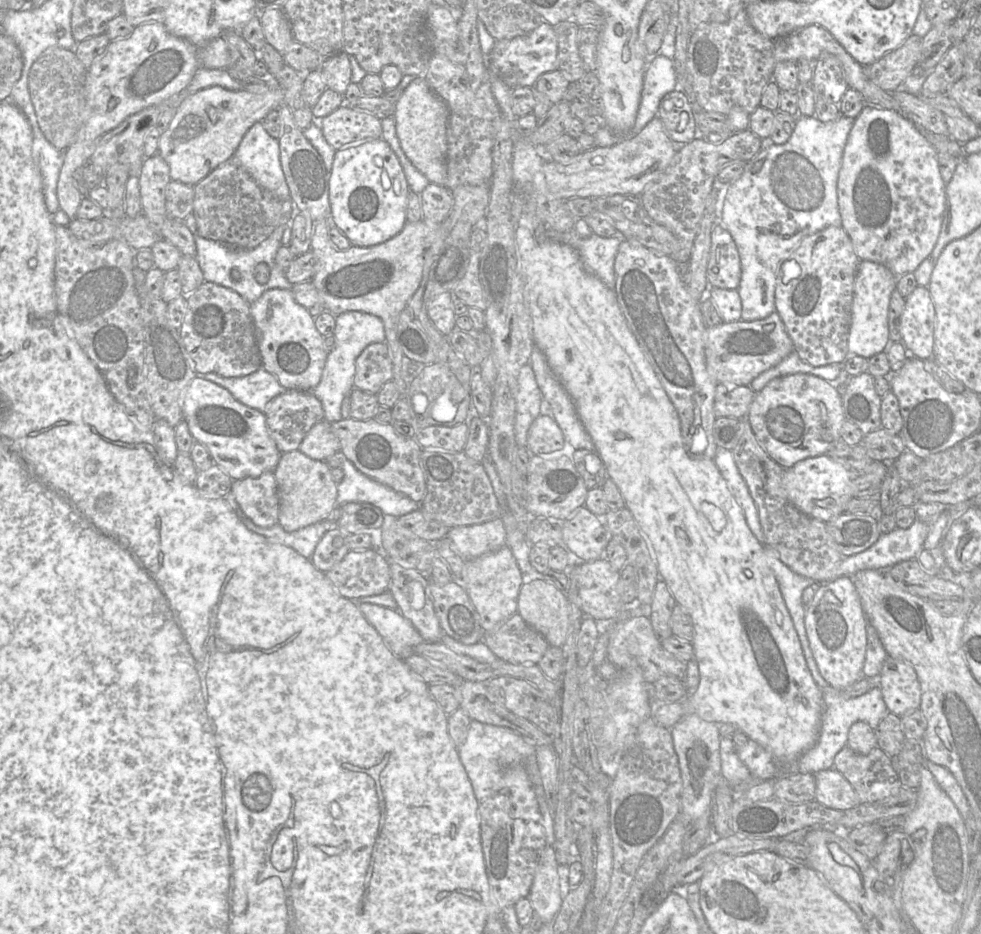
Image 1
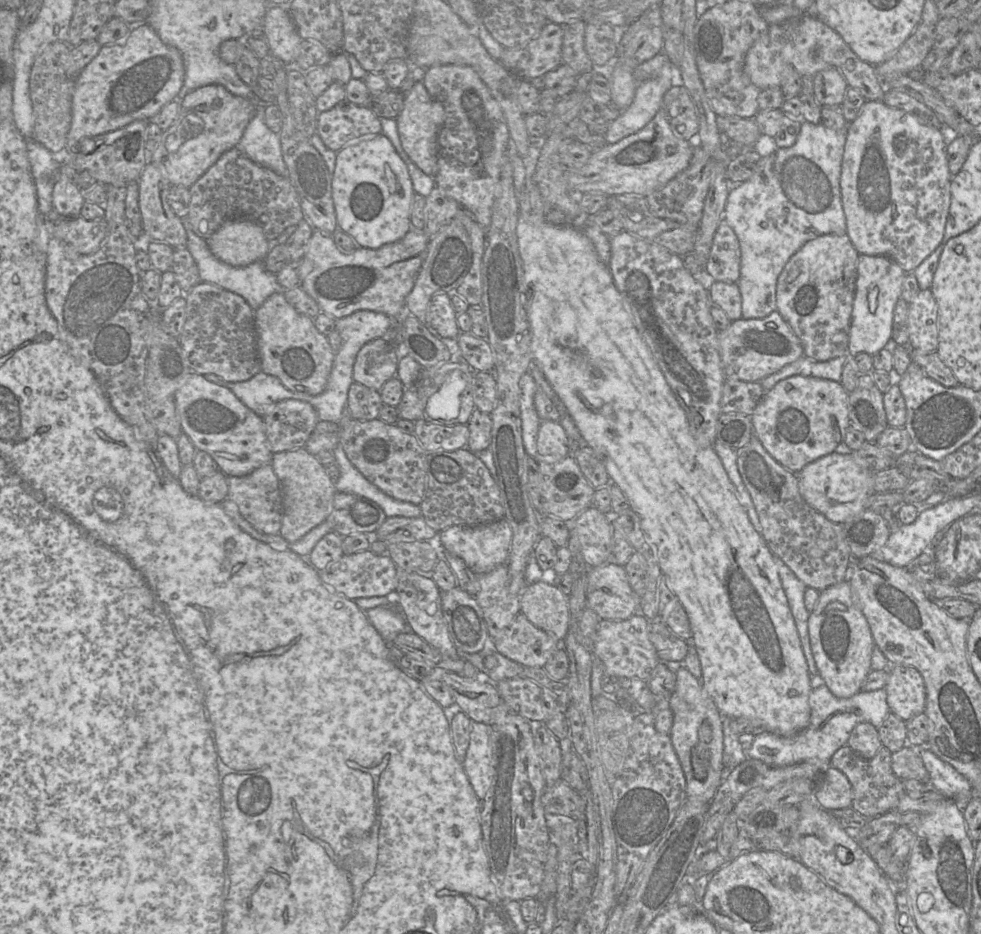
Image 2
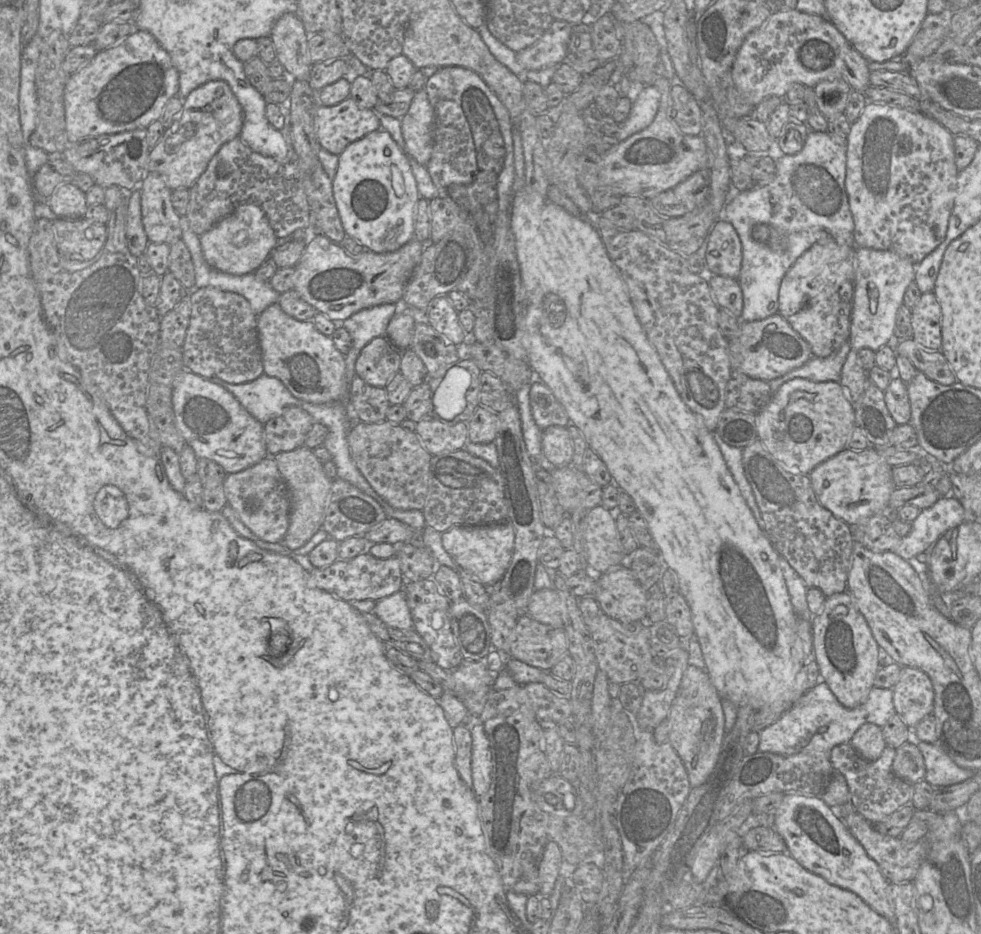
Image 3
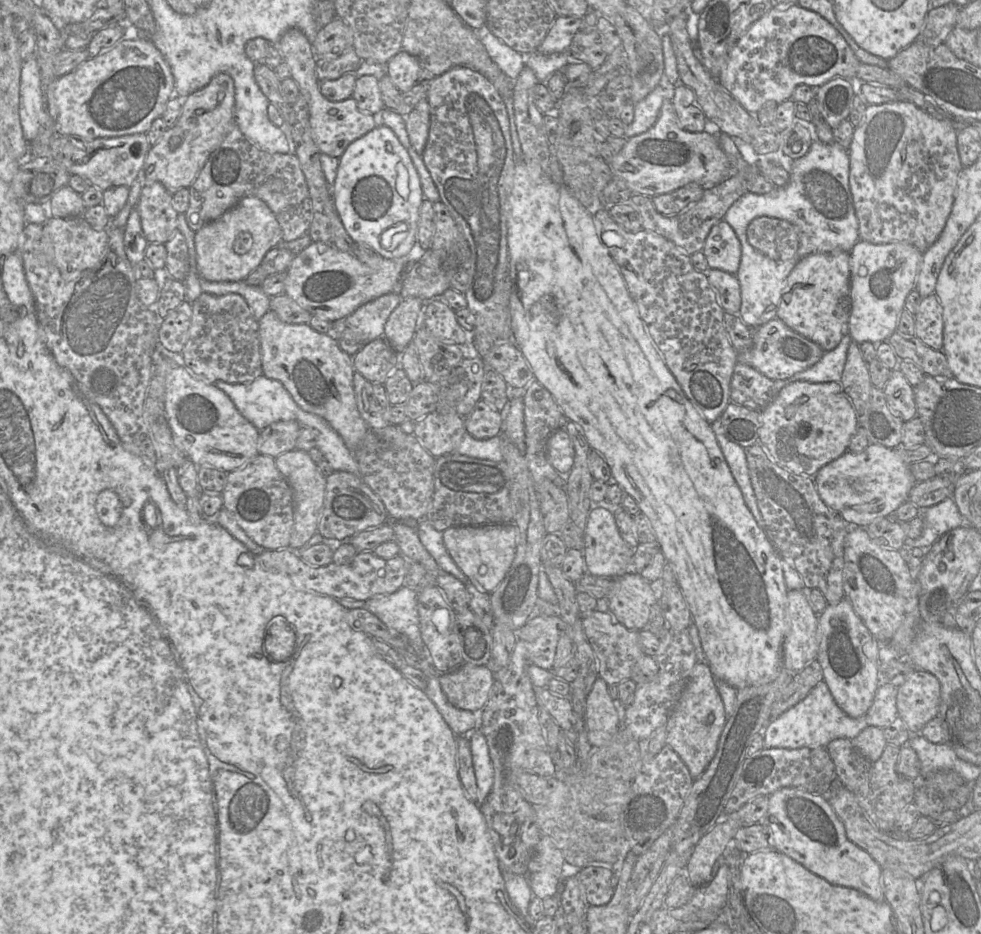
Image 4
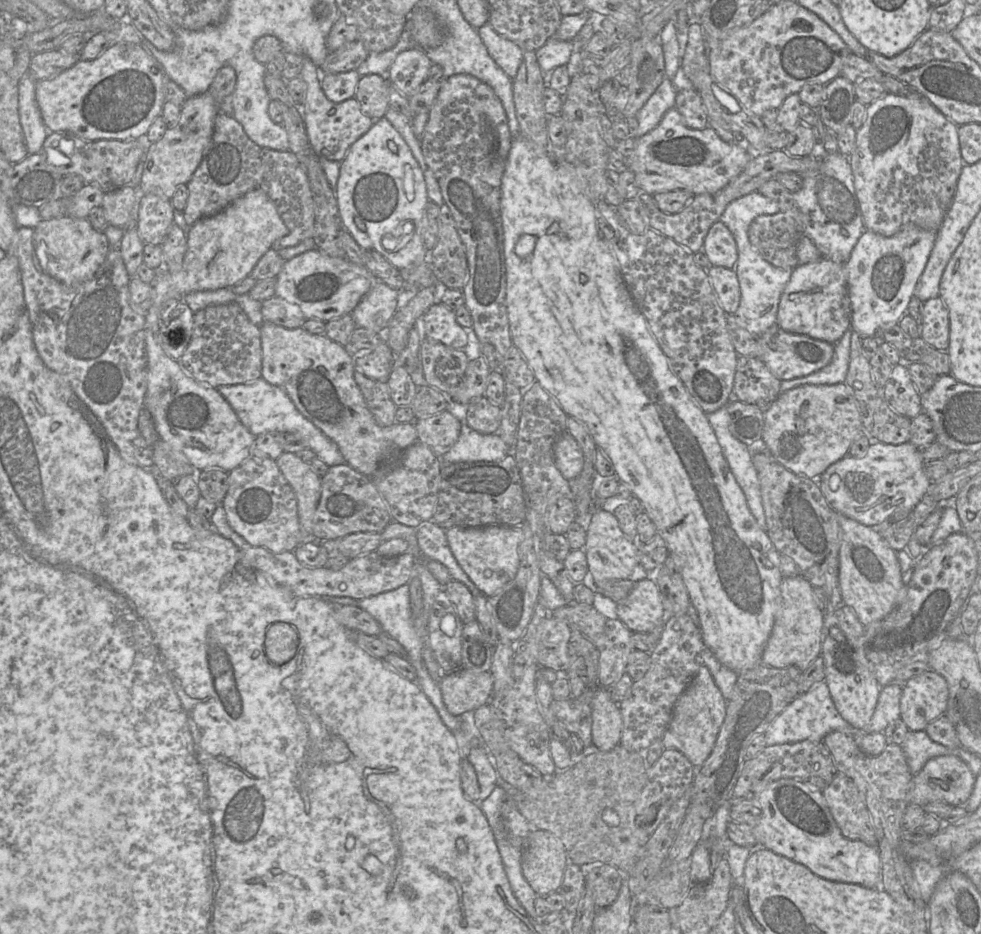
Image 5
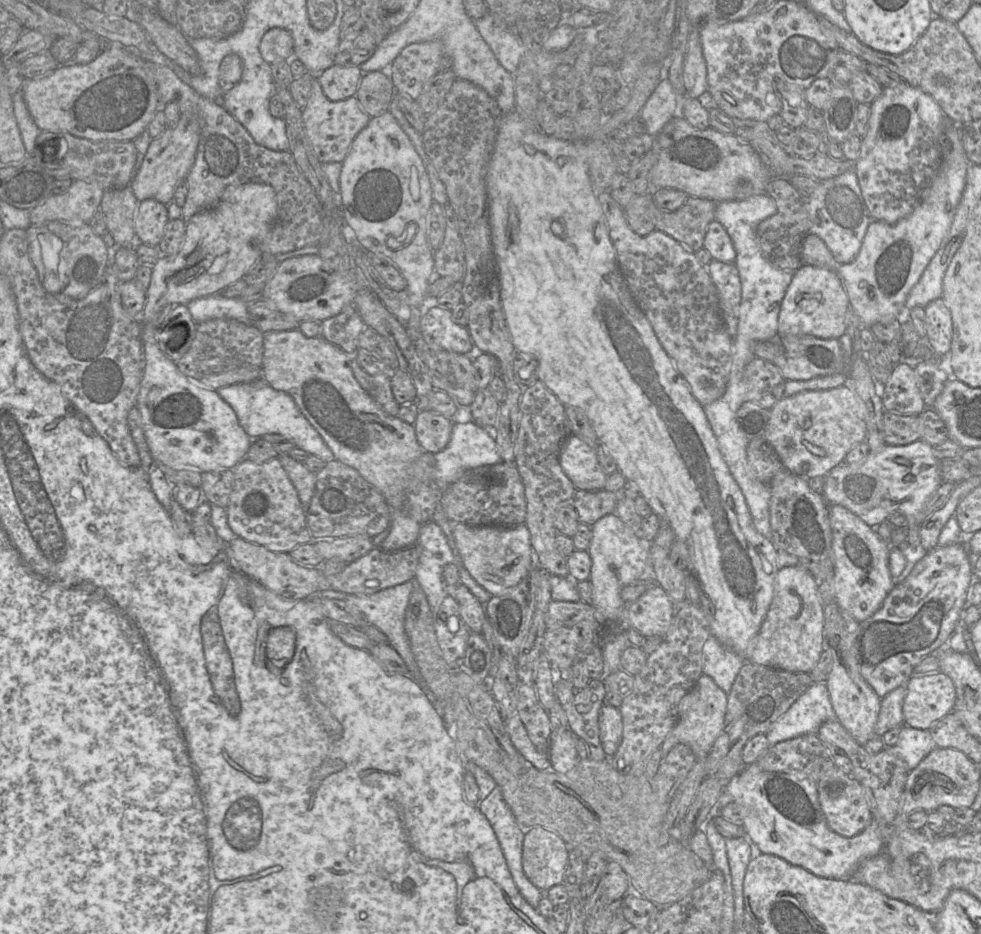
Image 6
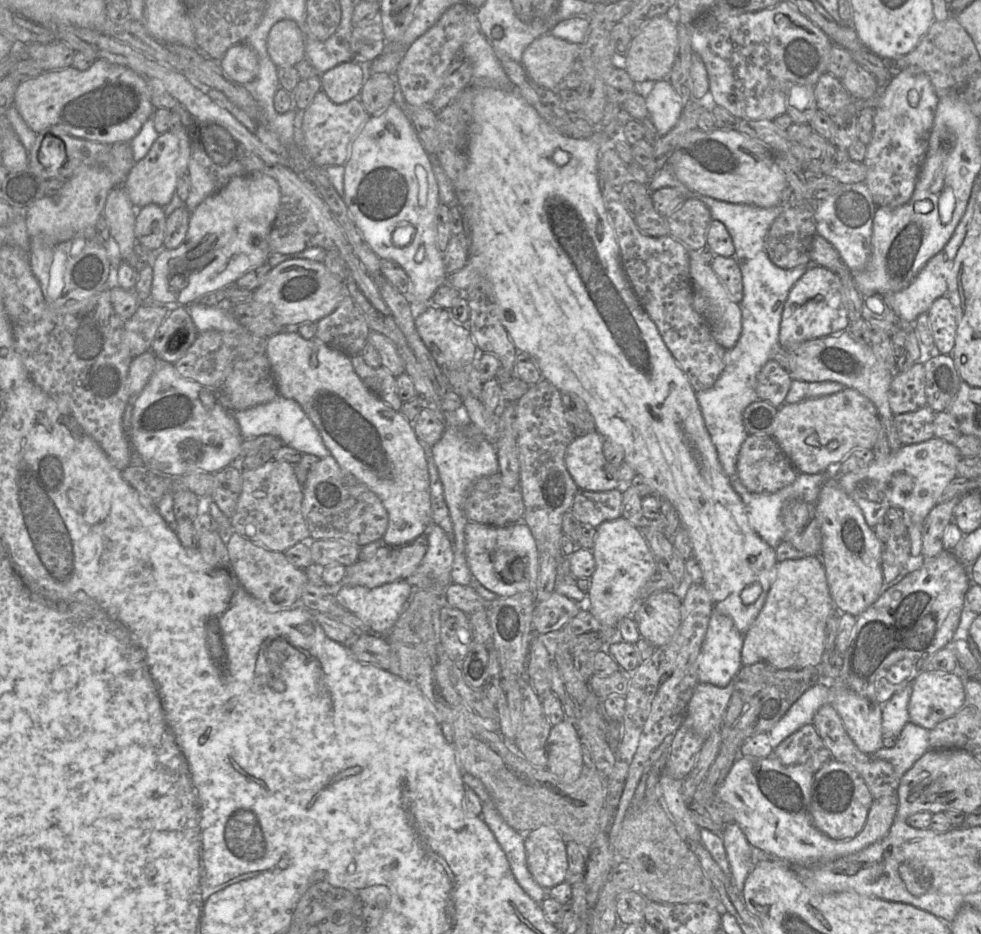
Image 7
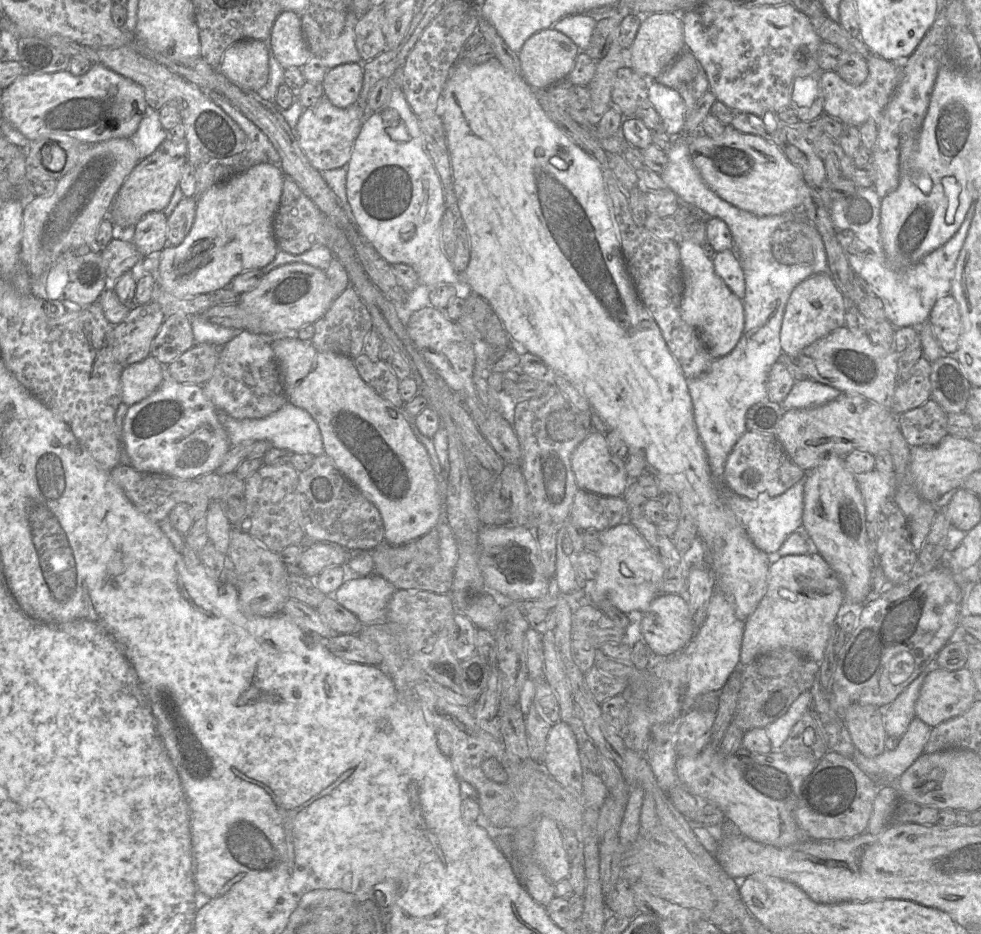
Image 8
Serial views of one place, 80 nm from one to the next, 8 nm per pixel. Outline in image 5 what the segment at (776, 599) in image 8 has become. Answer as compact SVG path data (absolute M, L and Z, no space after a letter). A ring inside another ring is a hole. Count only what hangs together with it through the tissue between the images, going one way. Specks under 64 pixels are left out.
M800 574L783 578L781 606L762 653L763 665L779 669L794 666L803 672L820 656L824 612L815 603L813 588Z

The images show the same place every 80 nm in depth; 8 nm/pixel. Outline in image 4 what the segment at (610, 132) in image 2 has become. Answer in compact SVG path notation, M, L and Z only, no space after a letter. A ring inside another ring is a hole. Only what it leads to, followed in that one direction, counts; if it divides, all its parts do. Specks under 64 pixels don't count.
M658 85L643 100L636 103L633 122L626 127L623 138L628 139L648 131L658 120L664 100L665 88Z

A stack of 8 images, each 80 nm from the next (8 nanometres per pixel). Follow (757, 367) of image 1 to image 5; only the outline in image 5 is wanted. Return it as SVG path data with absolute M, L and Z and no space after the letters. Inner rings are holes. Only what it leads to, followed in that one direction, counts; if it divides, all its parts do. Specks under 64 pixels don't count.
M777 323L761 335L762 353L759 357L779 380L803 377L828 365L834 354L834 345L807 335L783 330Z

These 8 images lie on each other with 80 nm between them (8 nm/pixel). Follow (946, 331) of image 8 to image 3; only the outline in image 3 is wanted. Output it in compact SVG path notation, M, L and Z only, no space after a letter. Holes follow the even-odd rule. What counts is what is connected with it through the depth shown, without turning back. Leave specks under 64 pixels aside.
M934 292L922 293L911 313L913 340L929 351L941 351L942 310Z

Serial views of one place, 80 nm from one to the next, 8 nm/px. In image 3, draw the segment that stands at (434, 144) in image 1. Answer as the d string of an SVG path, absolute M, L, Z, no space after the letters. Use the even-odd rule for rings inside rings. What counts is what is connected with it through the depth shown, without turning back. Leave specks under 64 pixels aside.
M424 89L415 92L407 113L401 118L401 129L408 150L418 163L426 166L433 150L434 110Z

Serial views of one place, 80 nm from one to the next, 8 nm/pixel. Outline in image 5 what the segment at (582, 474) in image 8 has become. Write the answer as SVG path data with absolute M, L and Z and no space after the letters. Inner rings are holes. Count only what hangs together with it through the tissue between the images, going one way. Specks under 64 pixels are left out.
M567 431L554 445L554 459L556 467L568 481L575 479L583 468L583 452L575 438Z

